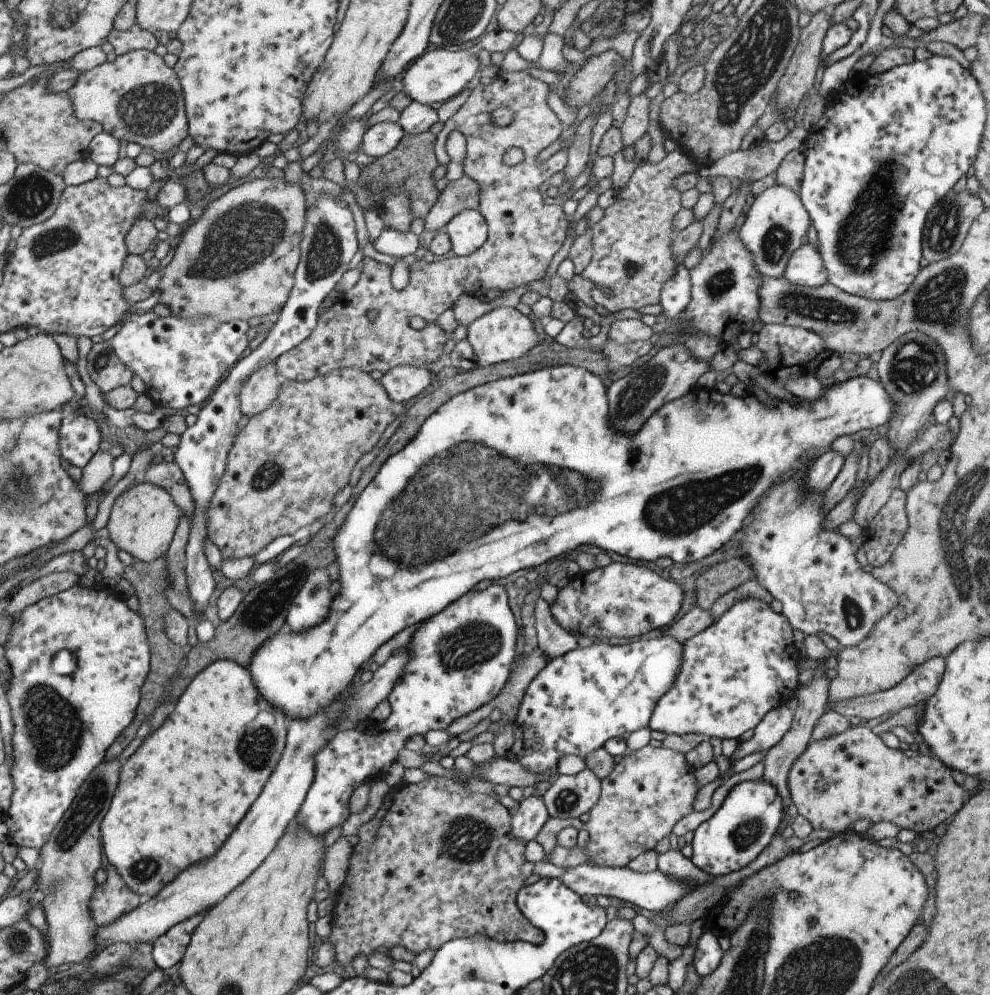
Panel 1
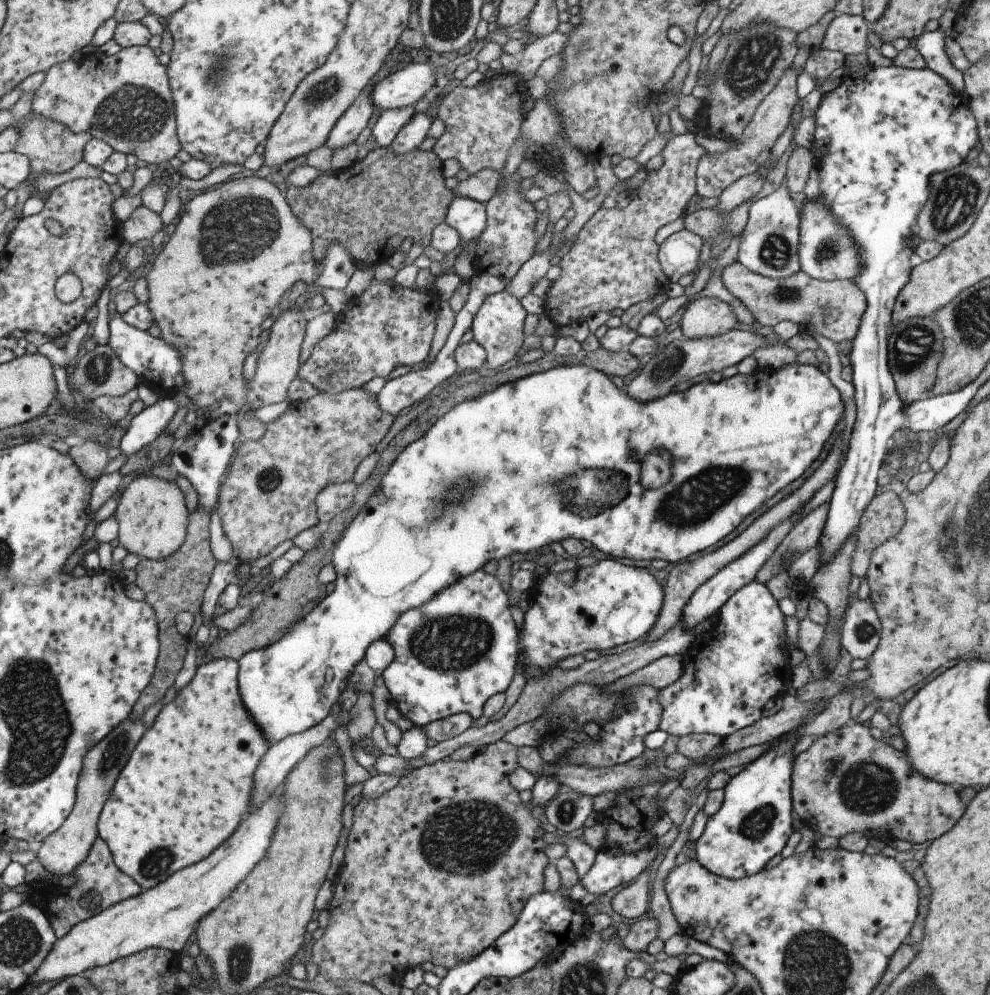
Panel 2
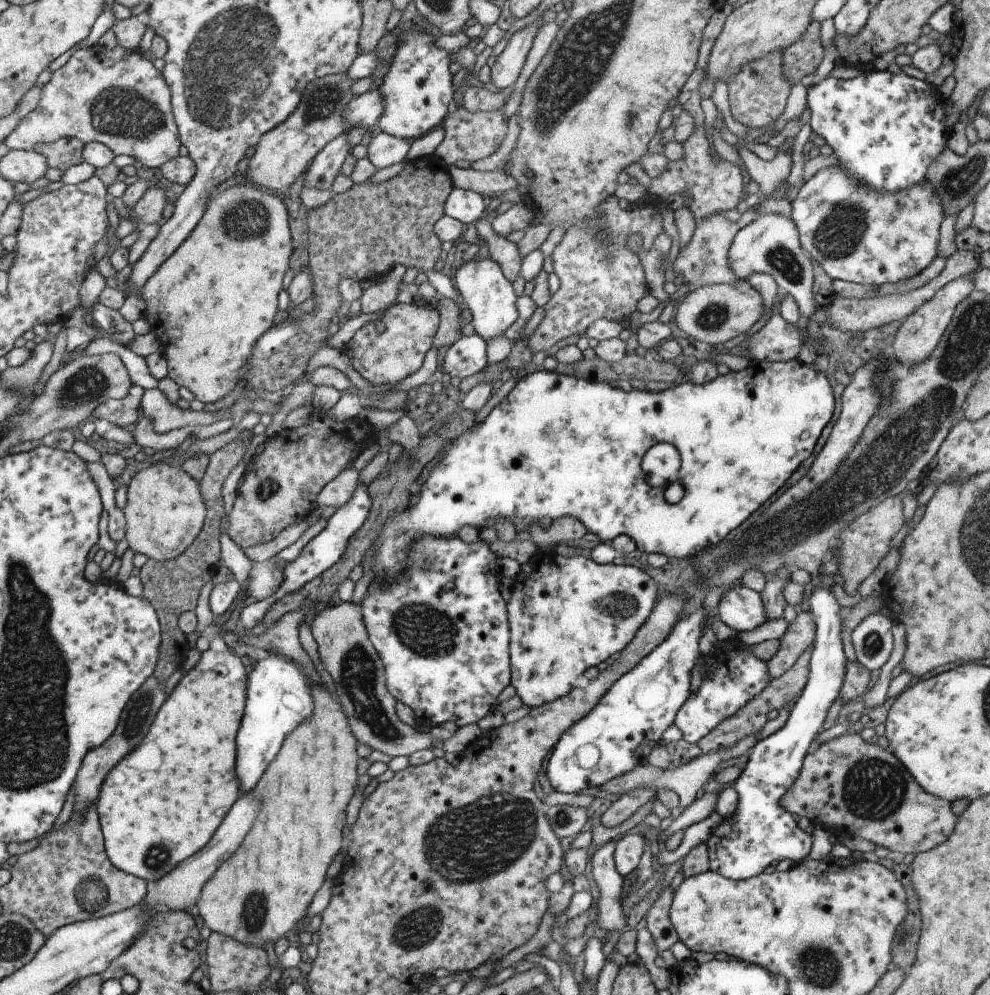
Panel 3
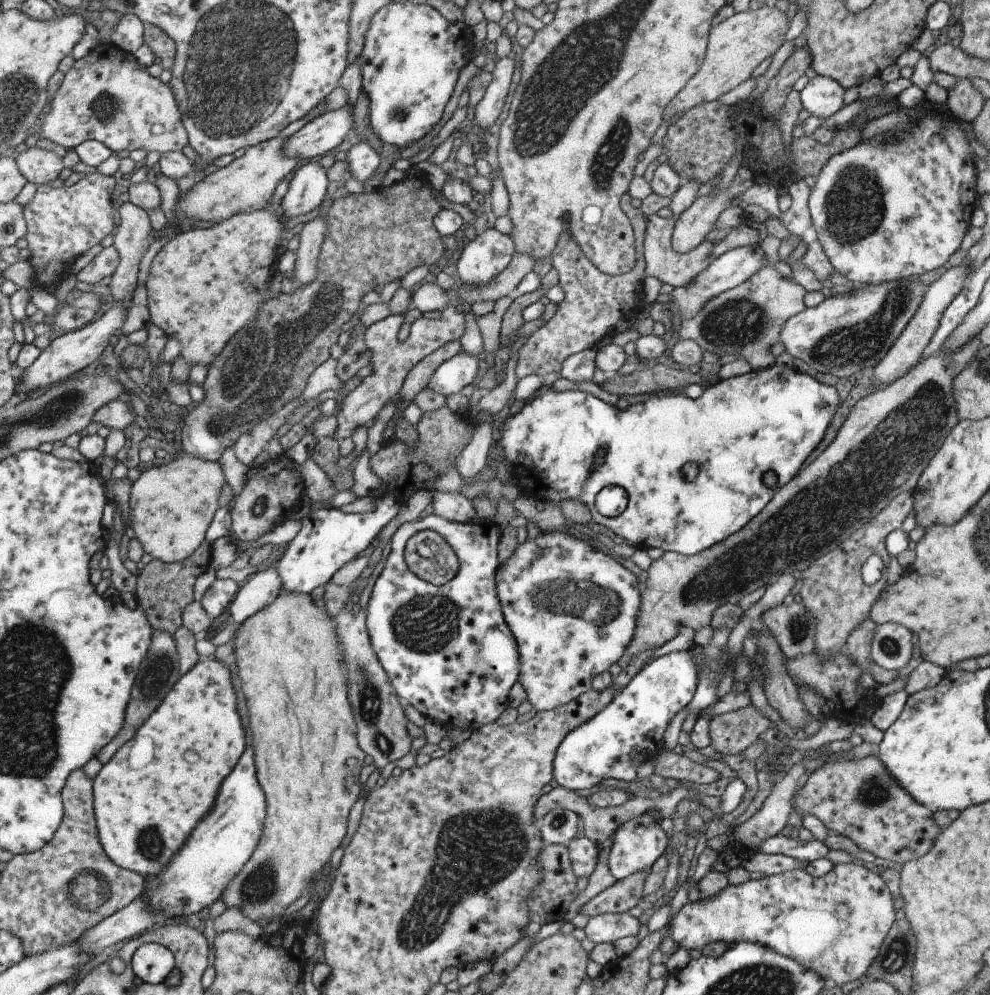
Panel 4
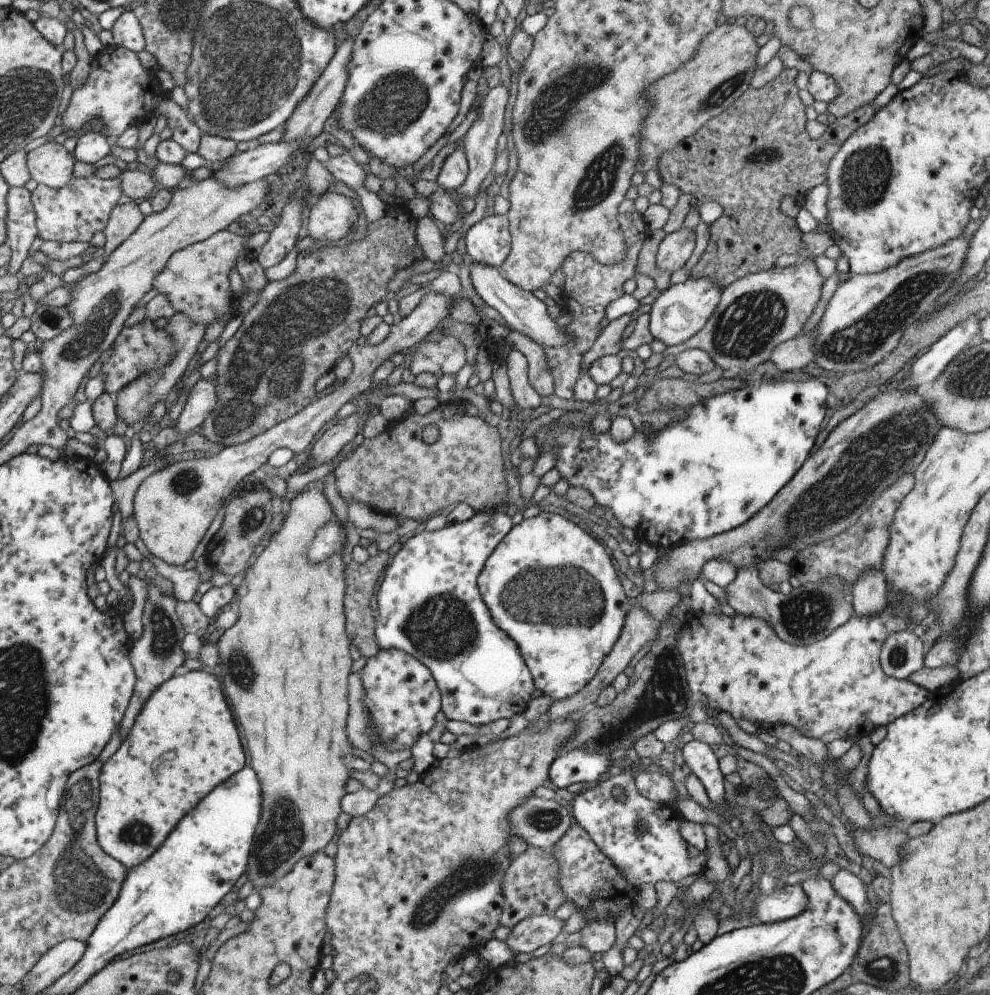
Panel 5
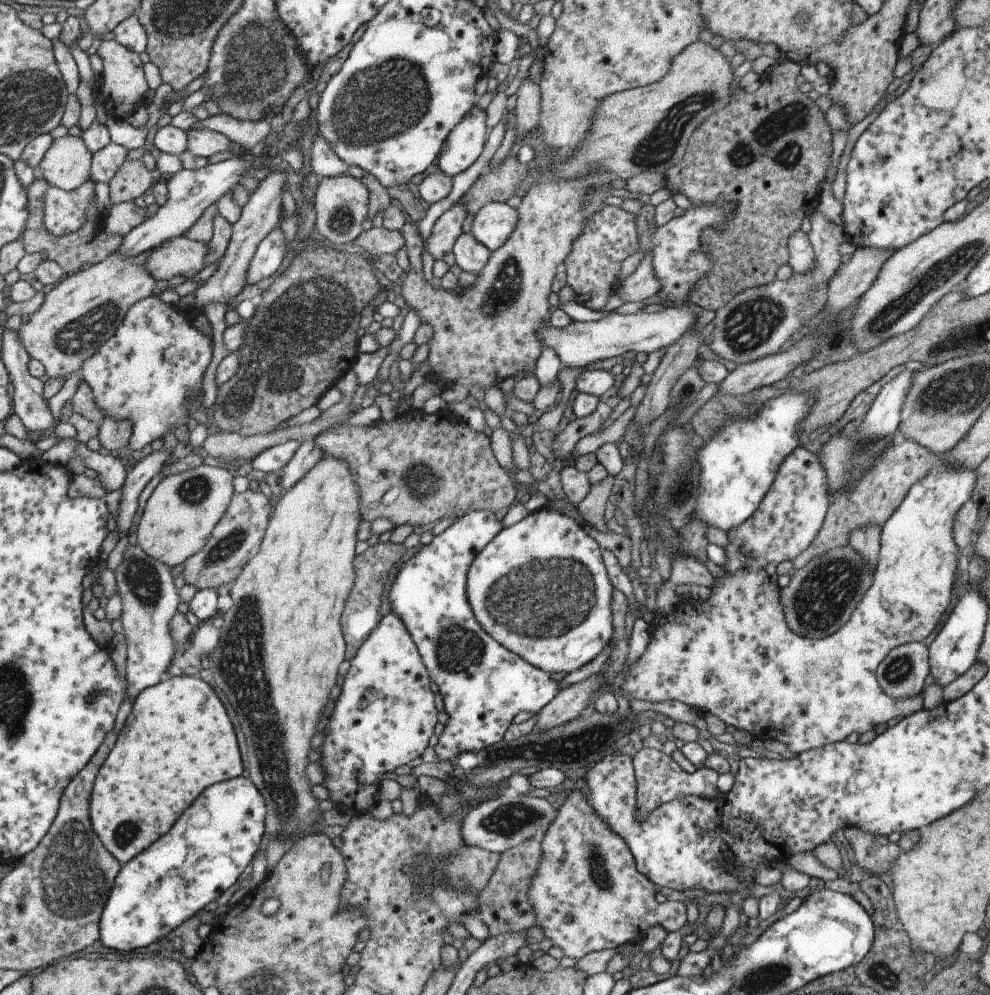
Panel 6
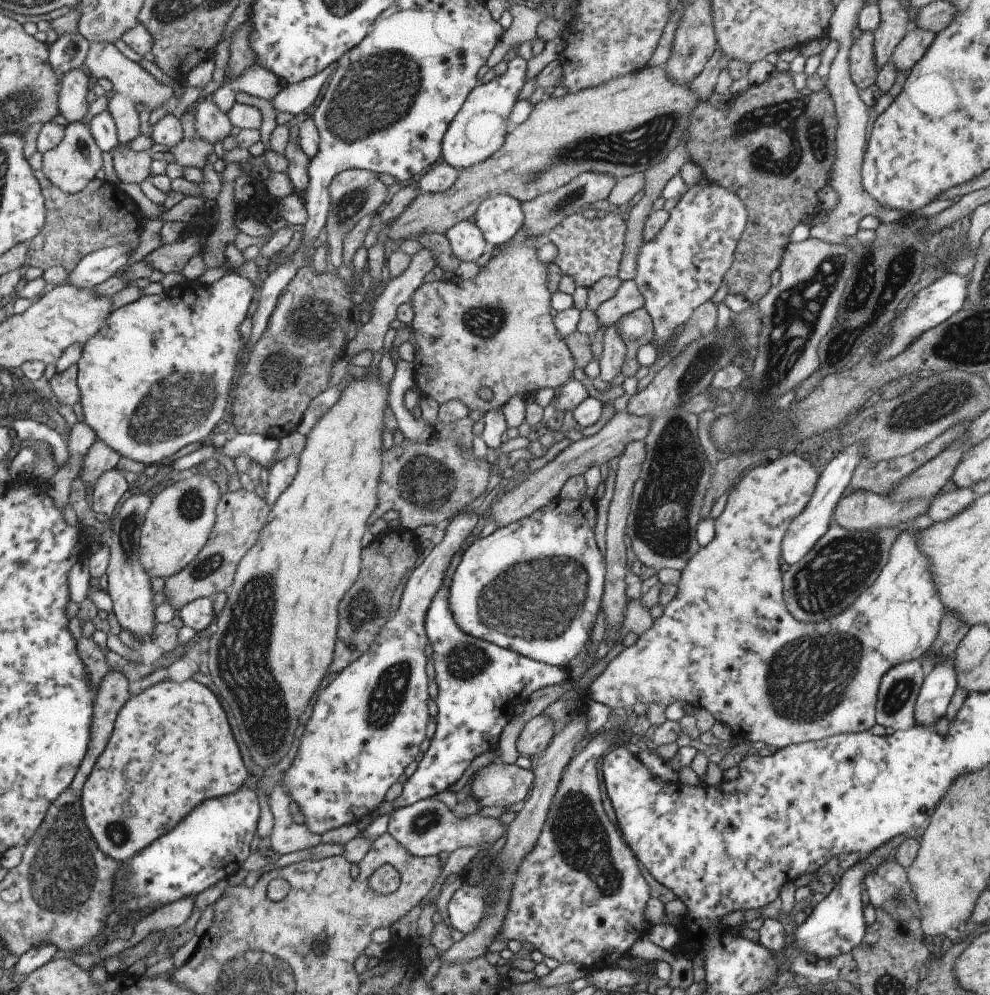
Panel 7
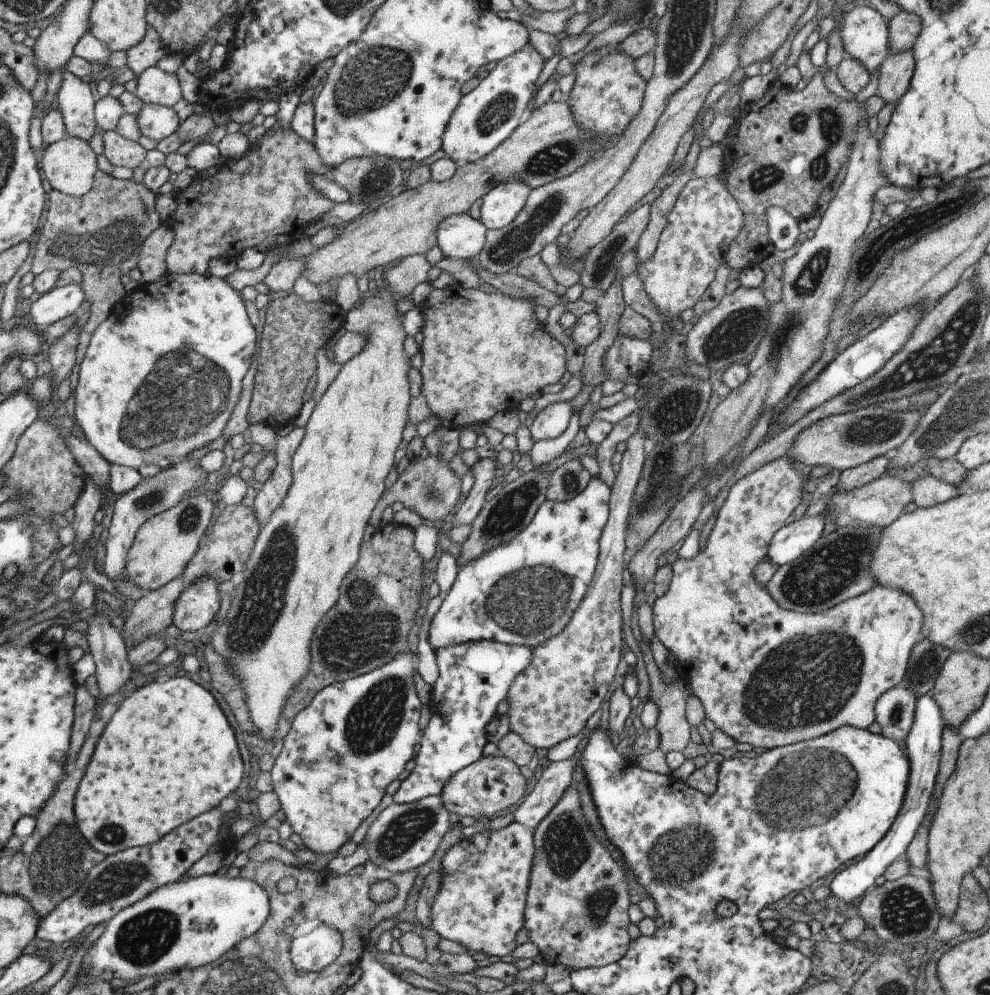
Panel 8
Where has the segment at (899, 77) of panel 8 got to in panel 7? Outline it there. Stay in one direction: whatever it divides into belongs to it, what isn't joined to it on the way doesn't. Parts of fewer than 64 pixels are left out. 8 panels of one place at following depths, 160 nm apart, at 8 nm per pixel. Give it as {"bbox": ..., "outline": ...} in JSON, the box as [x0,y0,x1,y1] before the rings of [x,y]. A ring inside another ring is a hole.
{"bbox":[890,27,932,72],"outline":[[[916,27],[907,30],[907,34],[895,45],[893,54],[890,56],[890,63],[896,72],[908,71],[925,54],[927,47],[931,44],[932,35],[930,32],[922,31]]]}

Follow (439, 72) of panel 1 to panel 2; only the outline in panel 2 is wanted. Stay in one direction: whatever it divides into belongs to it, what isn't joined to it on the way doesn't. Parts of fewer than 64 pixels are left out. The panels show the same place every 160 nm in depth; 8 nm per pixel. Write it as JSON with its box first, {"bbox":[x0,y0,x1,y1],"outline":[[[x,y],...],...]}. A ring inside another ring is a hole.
{"bbox":[372,62,433,110],"outline":[[[409,62],[408,66],[393,71],[374,84],[372,104],[377,110],[396,109],[415,105],[433,85],[433,66],[426,62]]]}

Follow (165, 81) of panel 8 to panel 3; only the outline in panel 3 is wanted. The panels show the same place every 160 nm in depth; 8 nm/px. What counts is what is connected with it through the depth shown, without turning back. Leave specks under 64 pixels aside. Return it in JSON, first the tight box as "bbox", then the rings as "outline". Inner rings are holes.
{"bbox":[2,46,180,171],"outline":[[[101,46],[75,50],[67,62],[55,70],[49,82],[41,88],[37,106],[20,122],[15,130],[3,138],[2,144],[13,150],[30,150],[41,142],[56,142],[59,138],[71,138],[81,143],[92,141],[107,146],[113,155],[126,155],[156,171],[178,156],[180,142],[171,114],[171,92],[163,81],[162,72],[145,59],[139,50],[126,50],[116,46],[107,50]]]}

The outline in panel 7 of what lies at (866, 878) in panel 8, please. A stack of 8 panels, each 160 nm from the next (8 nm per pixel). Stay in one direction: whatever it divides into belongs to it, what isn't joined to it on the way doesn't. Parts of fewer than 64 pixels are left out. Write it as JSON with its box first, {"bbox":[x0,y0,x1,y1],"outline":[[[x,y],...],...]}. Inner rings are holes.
{"bbox":[794,655,956,959],"outline":[[[950,655],[928,675],[924,675],[914,704],[914,724],[919,727],[935,726],[946,713],[950,696],[956,688],[956,678]],[[897,835],[889,839],[843,871],[833,887],[829,887],[829,893],[812,908],[805,921],[796,927],[794,937],[797,942],[794,945],[822,959],[830,959],[838,957],[838,954],[851,952],[859,944],[866,929],[862,916],[861,883],[863,877],[874,871],[884,862],[884,859],[888,858],[889,852],[896,850],[907,838],[909,838],[907,835]]]}

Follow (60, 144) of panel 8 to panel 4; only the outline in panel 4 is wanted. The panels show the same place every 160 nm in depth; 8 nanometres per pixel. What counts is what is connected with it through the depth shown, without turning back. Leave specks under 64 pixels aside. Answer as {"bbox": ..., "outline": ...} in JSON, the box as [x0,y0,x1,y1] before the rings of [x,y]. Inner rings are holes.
{"bbox":[14,146,63,185],"outline":[[[35,146],[14,154],[14,159],[26,182],[36,185],[47,185],[47,182],[55,180],[63,168],[55,153]]]}

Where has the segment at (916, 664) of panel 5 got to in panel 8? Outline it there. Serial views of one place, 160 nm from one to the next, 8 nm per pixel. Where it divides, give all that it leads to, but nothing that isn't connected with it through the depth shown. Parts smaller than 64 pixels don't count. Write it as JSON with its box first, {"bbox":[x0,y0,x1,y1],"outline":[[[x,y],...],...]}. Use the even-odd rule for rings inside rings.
{"bbox":[874,685,916,743],"outline":[[[899,685],[886,690],[874,706],[874,720],[881,728],[881,736],[894,743],[906,740],[914,717],[916,698],[910,690]]]}

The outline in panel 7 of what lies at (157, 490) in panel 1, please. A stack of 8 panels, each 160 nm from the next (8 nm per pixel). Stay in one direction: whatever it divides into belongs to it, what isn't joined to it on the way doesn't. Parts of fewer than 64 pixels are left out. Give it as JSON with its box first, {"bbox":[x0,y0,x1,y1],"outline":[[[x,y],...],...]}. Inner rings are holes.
{"bbox":[138,474,219,579],"outline":[[[200,474],[182,478],[152,498],[138,536],[138,561],[151,578],[166,579],[191,562],[211,532],[219,499],[217,484]]]}

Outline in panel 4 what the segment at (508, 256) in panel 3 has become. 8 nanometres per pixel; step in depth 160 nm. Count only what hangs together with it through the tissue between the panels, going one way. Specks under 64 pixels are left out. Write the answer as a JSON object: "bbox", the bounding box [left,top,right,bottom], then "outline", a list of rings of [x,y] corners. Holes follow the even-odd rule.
{"bbox":[473,287,521,360],"outline":[[[515,287],[507,296],[498,298],[494,302],[491,312],[487,312],[487,314],[481,316],[473,315],[480,336],[482,337],[482,342],[484,344],[483,355],[486,358],[495,360],[495,354],[499,350],[499,332],[502,316],[505,314],[510,302],[521,295],[519,293],[517,287]]]}

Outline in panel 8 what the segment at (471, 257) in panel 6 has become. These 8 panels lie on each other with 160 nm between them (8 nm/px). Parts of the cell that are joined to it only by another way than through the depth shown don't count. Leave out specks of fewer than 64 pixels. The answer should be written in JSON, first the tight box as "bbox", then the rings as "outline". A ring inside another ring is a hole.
{"bbox":[435,213,486,259],"outline":[[[467,213],[444,218],[437,226],[435,242],[445,257],[467,259],[477,256],[485,240],[486,228]]]}

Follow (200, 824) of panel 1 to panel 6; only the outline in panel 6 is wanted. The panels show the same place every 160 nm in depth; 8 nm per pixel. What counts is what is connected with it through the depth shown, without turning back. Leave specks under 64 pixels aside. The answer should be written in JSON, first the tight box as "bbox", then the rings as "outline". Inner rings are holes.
{"bbox":[88,675,241,866],"outline":[[[179,675],[149,685],[132,700],[131,712],[125,717],[111,752],[93,779],[88,798],[92,831],[122,866],[163,836],[179,818],[183,808],[187,808],[207,786],[237,778],[241,772],[241,756],[233,728],[209,684],[198,676]]]}

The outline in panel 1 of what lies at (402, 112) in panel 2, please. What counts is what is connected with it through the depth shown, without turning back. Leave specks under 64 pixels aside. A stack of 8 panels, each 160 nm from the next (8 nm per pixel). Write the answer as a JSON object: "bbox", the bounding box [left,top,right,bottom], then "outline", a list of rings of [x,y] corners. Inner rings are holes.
{"bbox":[361,121,402,159],"outline":[[[381,121],[364,130],[361,148],[364,154],[376,159],[395,148],[402,136],[402,128],[398,121]]]}

